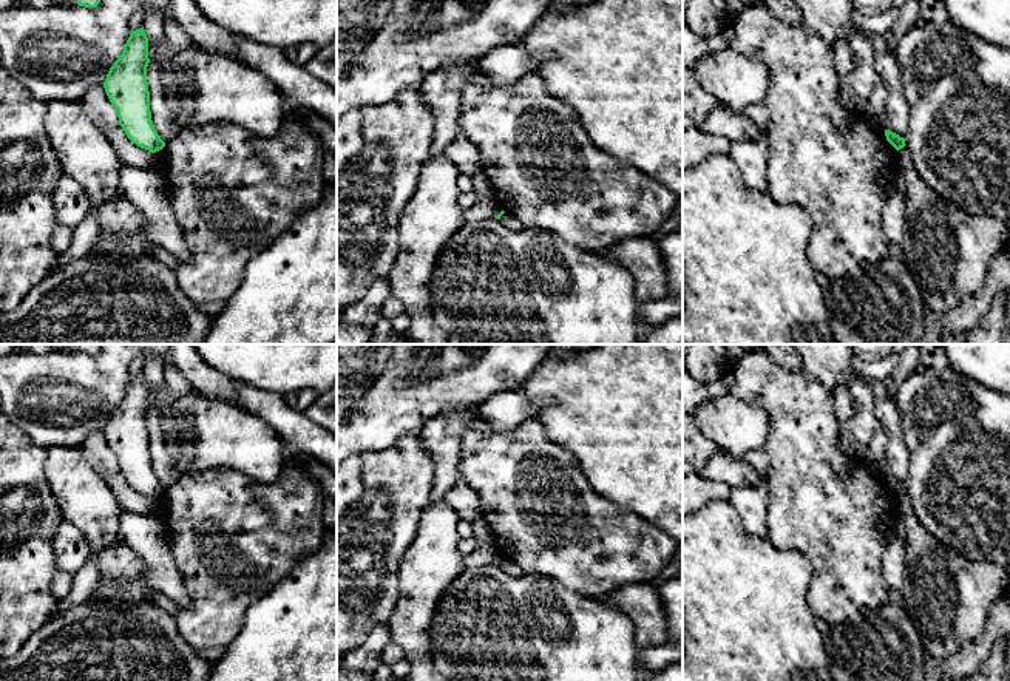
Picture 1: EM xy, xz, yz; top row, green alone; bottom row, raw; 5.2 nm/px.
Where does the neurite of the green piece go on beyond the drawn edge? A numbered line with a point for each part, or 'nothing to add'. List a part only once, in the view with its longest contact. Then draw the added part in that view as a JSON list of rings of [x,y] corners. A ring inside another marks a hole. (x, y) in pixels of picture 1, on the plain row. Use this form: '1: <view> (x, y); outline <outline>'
nothing to add

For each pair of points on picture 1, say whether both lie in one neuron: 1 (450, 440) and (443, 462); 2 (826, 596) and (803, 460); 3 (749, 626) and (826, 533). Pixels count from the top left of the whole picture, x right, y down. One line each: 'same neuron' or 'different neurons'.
1: same neuron
2: same neuron
3: different neurons

